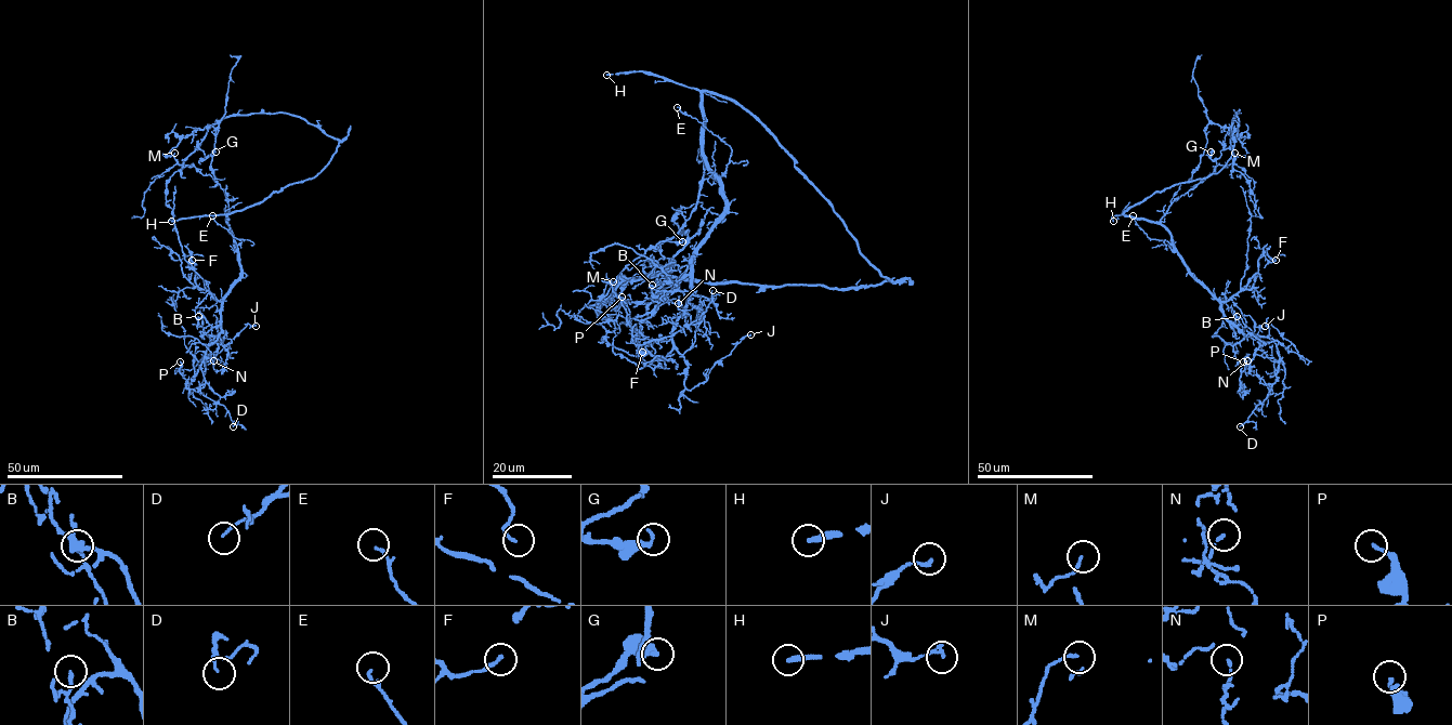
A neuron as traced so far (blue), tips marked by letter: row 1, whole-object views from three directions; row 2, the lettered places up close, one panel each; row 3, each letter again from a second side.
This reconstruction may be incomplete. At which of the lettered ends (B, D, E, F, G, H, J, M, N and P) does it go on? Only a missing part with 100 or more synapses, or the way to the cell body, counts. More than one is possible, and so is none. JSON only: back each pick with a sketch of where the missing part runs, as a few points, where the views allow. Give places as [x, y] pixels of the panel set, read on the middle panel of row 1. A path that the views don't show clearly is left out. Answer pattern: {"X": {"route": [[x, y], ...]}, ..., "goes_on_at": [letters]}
{"H": {"route": [[606, 75], [563, 77], [560, 73], [561, 68], [593, 53]]}, "goes_on_at": ["H"]}

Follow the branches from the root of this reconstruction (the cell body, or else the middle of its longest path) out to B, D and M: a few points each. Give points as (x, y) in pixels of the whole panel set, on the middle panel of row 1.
B: (757, 120), (703, 92), (704, 157), (724, 216), (689, 274), (652, 299), (652, 285)
D: (757, 120), (703, 92), (724, 216), (692, 258), (672, 348), (637, 346), (688, 327), (713, 290)
M: (757, 120), (831, 205), (859, 251), (892, 282), (759, 286), (654, 272), (629, 279), (601, 302), (613, 281)

